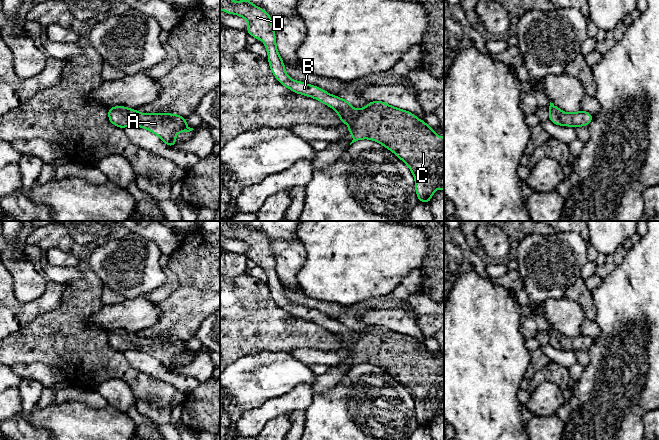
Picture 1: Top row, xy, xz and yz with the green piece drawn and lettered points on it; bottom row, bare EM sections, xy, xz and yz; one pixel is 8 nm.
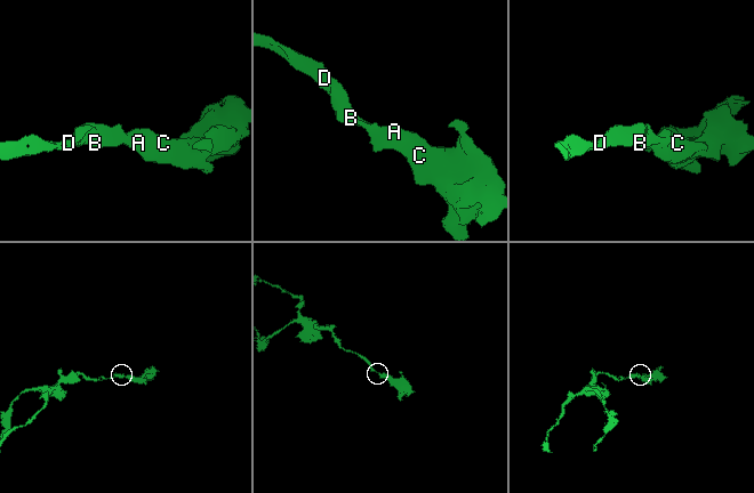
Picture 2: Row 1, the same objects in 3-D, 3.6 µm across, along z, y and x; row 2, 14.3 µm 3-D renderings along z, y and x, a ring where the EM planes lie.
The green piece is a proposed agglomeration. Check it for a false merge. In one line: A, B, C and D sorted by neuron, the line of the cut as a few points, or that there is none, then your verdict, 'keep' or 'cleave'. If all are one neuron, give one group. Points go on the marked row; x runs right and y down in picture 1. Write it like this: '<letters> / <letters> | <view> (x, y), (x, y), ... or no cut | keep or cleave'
A B C D | no cut | keep

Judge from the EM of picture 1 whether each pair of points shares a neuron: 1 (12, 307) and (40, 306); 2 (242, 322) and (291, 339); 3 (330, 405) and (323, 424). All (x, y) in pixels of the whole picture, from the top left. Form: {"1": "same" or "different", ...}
{"1": "same", "2": "same", "3": "same"}

